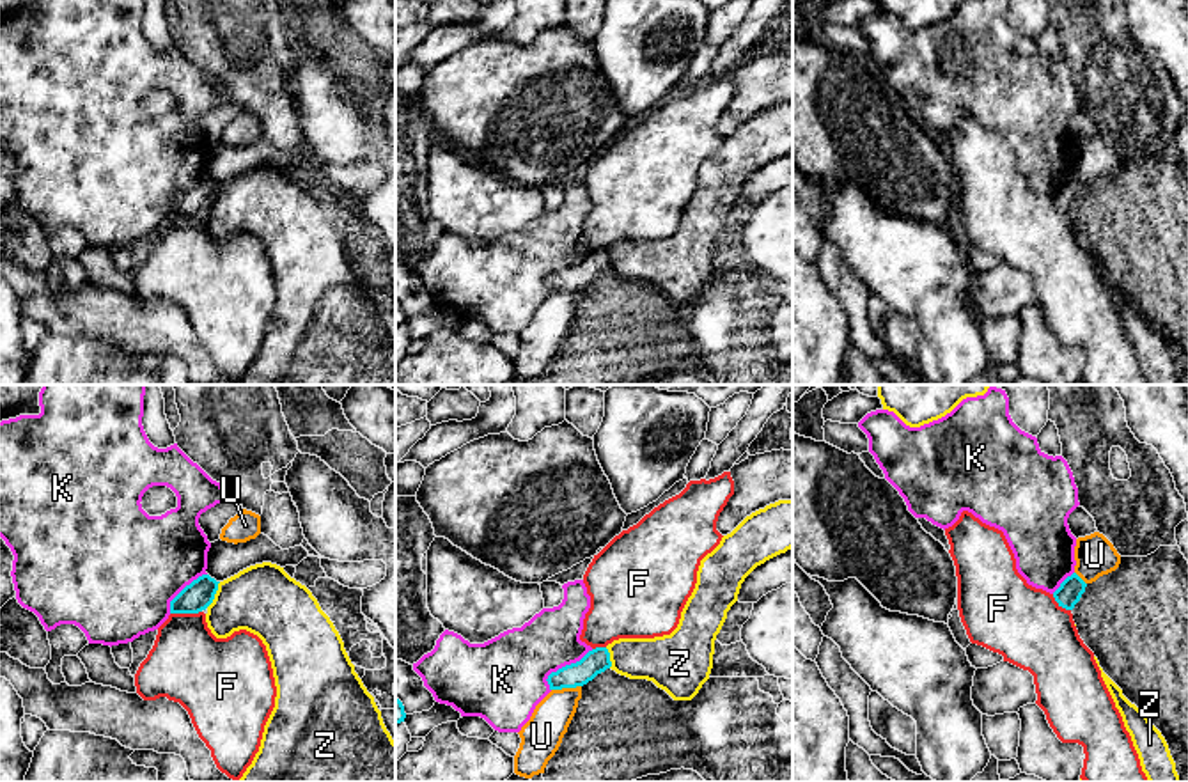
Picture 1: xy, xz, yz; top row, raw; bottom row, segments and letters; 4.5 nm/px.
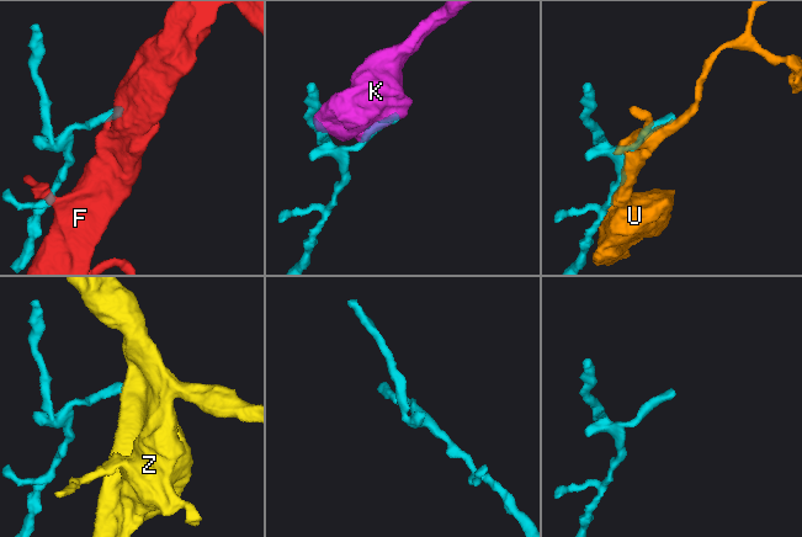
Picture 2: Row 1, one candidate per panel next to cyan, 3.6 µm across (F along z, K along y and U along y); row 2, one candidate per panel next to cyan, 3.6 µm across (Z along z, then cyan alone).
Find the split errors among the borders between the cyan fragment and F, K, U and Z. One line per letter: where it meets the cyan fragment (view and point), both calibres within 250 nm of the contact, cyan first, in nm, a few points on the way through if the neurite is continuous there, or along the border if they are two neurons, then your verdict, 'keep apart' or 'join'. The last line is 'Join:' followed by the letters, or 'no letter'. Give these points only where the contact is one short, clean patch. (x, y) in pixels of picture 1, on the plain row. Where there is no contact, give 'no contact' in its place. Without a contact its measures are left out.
F: meets cyan in xy at (185, 215); 140 nm thick on the cyan side, 360 nm on the other; border along xy (201, 213), (171, 217); keep apart
K: meets cyan in xz at (566, 268); 110 nm thick on the cyan side, 320 nm on the other; keep apart
U: meets cyan in xz at (566, 289); 110 nm thick on the cyan side, 180 nm on the other; keep apart
Z: meets cyan in xy at (215, 195); 140 nm thick on the cyan side, 320 nm on the other; border along xy (220, 185), (215, 201), (206, 210); keep apart
Join: no letter

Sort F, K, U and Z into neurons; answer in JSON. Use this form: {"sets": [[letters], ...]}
{"sets": [["F"], ["K"], ["U"], ["Z"]]}

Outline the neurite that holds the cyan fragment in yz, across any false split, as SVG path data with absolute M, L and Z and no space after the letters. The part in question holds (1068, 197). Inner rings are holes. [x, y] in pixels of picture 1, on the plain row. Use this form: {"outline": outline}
{"outline": "M1073 176L1053 195L1053 200L1059 206L1059 209L1073 213L1075 207L1080 204L1082 197L1085 195L1085 190L1087 186L1076 176Z"}

